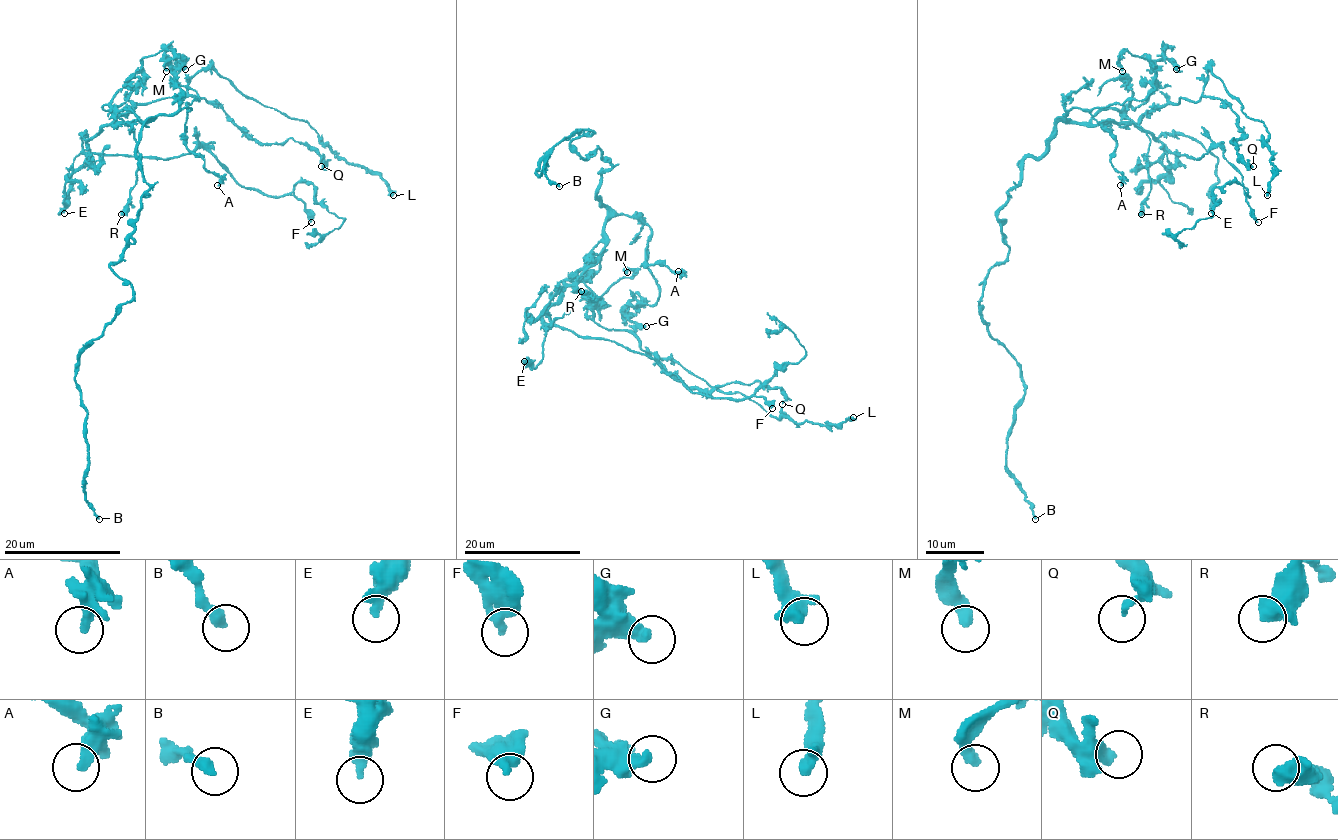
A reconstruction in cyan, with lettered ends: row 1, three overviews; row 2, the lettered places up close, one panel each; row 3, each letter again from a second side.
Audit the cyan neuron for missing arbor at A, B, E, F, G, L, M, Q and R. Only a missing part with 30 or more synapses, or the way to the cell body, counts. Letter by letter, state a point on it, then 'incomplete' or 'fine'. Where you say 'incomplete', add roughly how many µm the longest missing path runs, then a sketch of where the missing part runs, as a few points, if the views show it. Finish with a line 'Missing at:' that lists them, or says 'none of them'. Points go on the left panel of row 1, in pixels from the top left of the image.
A: place (217, 185); fine
B: place (99, 519); fine
E: place (64, 213); fine
F: place (311, 222); fine
G: place (185, 69); fine
L: place (393, 195); fine
M: place (166, 71); fine
Q: place (321, 166); fine
R: place (121, 214); fine
Missing at: none of them

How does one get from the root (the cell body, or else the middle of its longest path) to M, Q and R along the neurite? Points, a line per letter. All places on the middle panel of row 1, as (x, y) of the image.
M: (605, 222), (605, 237), (586, 263), (564, 281), (602, 306), (602, 296), (632, 274), (630, 269), (627, 272)
Q: (605, 222), (605, 250), (577, 285), (594, 320), (628, 331), (687, 386), (761, 382), (780, 389), (782, 404)
R: (605, 222), (605, 250), (581, 277), (593, 297), (600, 299), (592, 300), (589, 294), (581, 291)

